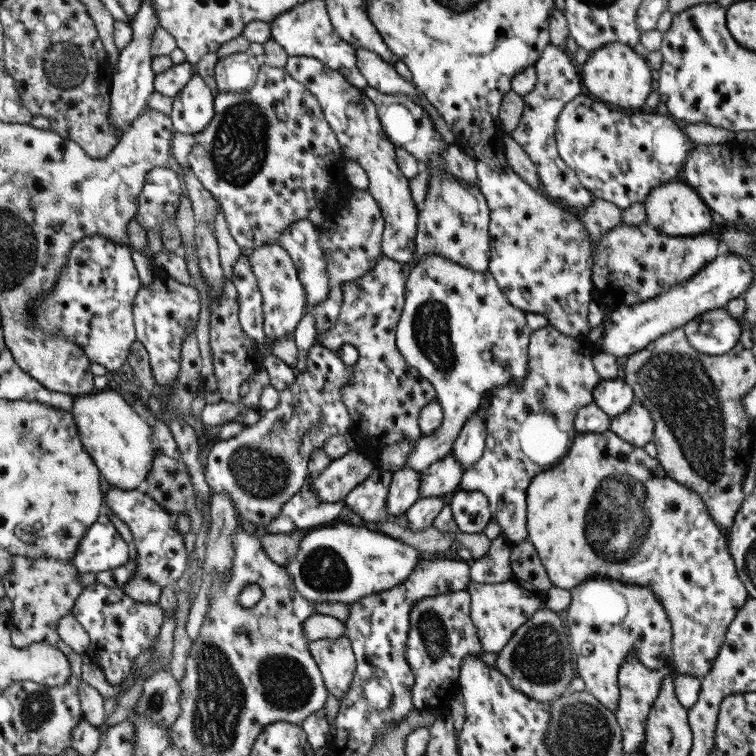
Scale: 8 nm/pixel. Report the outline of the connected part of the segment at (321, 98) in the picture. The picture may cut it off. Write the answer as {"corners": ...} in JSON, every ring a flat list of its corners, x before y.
{"corners":[[288,56,284,69,290,78,303,84,303,87,317,99,323,118,336,136,343,158,358,162,365,171,368,178,366,189,375,199,385,223,380,244,382,254,395,262,408,263,413,258,419,208,411,198,408,179,398,169,395,146,381,128,375,105,362,90,348,84,341,74,327,68,316,58]]}

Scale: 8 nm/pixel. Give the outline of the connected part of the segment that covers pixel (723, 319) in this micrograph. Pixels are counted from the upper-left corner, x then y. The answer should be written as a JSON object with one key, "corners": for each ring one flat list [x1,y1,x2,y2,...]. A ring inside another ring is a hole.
{"corners":[[726,307,711,309,707,316,697,316,693,317,689,322,686,322,682,326,682,330,685,333,685,338,687,342,697,351,703,353,704,355,722,355,729,352,735,344,738,343,740,332,742,327,745,325,740,322,740,319,732,317,727,311],[709,319,711,322,711,331,707,334,699,332,699,323]]}

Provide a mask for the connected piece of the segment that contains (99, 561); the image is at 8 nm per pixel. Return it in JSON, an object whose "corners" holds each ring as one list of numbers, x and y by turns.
{"corners":[[102,511,79,541,73,567,79,575,115,569,127,562,125,543]]}

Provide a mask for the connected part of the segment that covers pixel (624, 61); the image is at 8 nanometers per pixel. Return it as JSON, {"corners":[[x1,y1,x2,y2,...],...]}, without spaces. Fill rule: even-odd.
{"corners":[[610,42,597,50,590,51,588,59,578,66,577,71,580,83,589,94,595,96,599,102,618,110,639,111,649,92,655,89,649,65,635,54,632,47,619,42]]}

